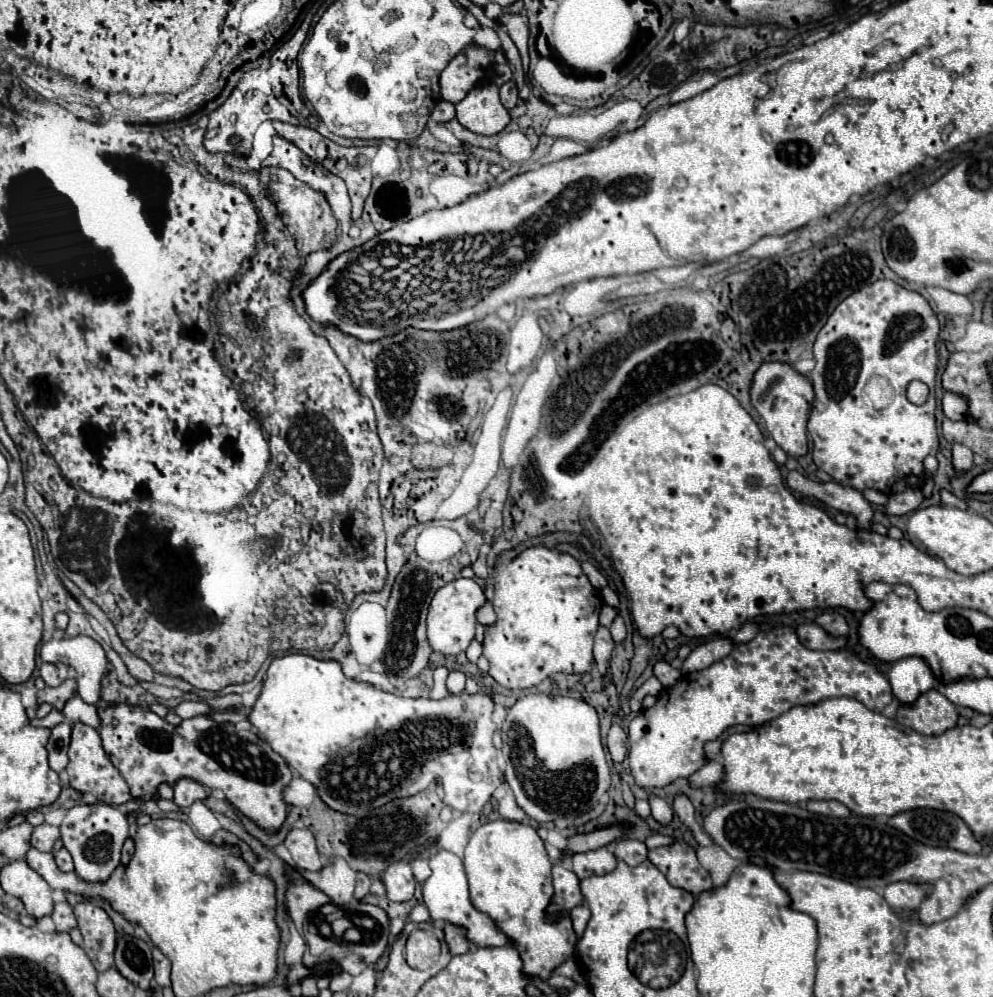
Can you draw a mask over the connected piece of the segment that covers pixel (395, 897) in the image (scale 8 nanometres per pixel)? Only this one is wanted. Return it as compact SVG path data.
M407 862L391 864L383 874L383 884L387 890L387 898L393 902L407 902L415 894L415 878L411 866Z

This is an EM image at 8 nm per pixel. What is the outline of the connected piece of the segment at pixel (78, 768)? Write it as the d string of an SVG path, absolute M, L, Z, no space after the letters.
M75 722L75 724L73 724L67 774L69 774L69 784L71 784L71 788L75 788L77 792L89 792L89 794L97 796L99 802L103 802L103 804L119 806L119 804L125 804L127 800L131 800L129 786L127 786L127 782L123 780L123 776L119 774L119 770L111 764L111 760L107 758L107 754L103 752L101 738L99 738L97 730L91 728L91 726L85 726L85 724L81 724L81 722Z

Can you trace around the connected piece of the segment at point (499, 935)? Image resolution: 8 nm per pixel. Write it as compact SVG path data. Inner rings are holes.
M439 850L437 854L433 854L429 858L429 866L431 866L433 874L423 884L423 900L425 900L425 906L429 908L429 914L433 920L445 920L451 924L459 924L461 928L467 928L467 940L471 940L471 944L475 944L479 948L497 948L497 946L511 944L507 940L507 936L493 924L493 920L487 914L475 910L473 904L469 902L467 876L465 876L463 862L459 856L455 856L453 852L447 852L447 850Z

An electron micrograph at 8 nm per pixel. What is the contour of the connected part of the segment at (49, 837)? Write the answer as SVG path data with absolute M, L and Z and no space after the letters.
M41 824L37 828L33 828L33 836L31 836L31 846L41 850L41 852L53 852L53 844L59 838L59 828L51 826L51 824Z

